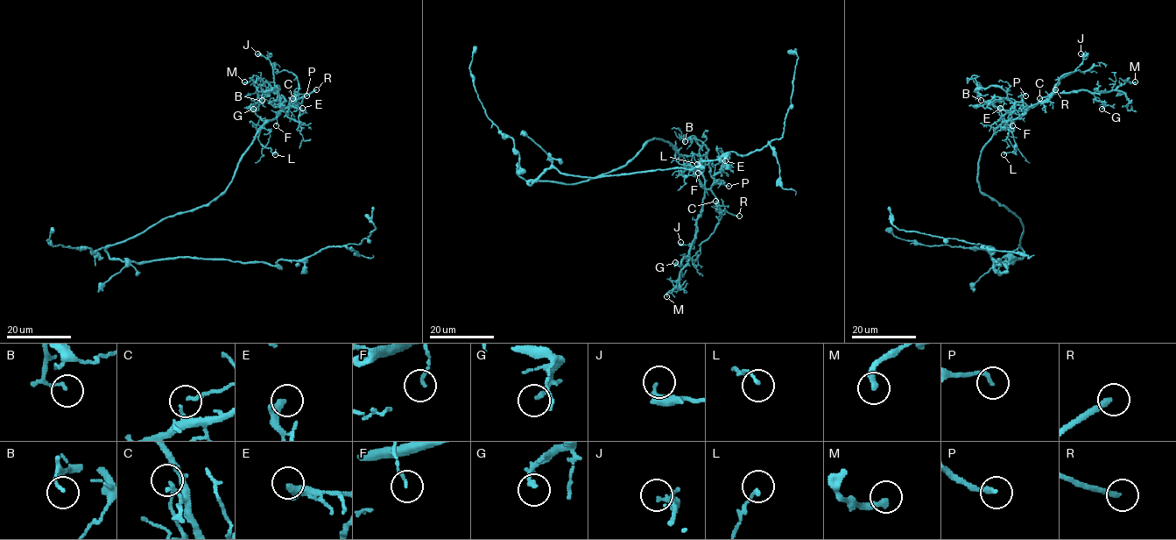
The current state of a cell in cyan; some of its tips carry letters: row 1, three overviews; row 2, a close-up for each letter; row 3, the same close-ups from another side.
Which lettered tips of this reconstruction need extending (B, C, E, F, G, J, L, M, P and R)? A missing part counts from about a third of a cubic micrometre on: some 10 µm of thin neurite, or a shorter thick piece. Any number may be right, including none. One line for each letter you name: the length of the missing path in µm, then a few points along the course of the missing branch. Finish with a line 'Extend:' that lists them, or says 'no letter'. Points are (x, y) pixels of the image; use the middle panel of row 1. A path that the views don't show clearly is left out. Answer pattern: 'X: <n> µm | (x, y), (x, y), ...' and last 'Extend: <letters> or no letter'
E: 10 µm | (725, 160), (728, 145), (734, 156)
R: 100 µm
Extend: E, R

